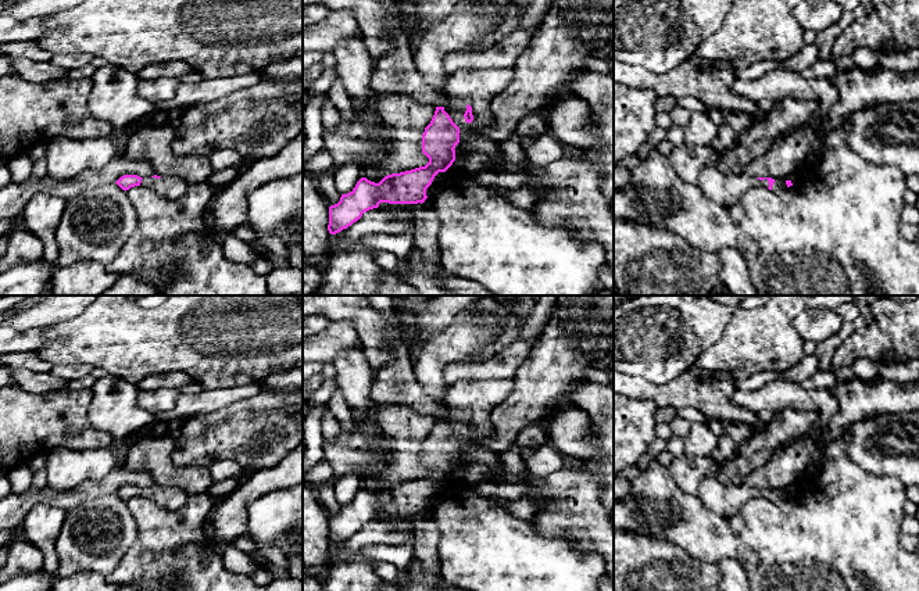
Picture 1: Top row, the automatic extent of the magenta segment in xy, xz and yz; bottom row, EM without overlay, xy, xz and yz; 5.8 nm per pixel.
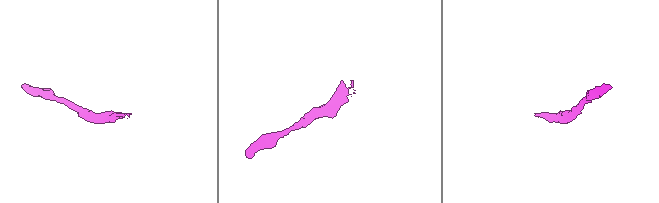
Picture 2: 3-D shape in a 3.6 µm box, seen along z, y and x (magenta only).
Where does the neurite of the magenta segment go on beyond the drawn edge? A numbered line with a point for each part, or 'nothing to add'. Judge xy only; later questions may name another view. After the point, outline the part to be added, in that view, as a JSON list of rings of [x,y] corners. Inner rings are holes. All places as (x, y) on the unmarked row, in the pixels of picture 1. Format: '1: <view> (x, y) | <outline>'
1: xy (170, 498) | [[[162,487],[157,488],[143,488],[140,497],[149,498],[160,505],[162,509],[175,512],[183,508],[190,497],[180,488],[176,487]]]

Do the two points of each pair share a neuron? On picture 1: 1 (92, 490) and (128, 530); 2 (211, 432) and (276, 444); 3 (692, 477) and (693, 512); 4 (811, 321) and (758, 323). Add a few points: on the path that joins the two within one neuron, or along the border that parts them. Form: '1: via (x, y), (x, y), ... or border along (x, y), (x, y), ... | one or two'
1: border along (104, 494), (90, 498) | two
2: via (228, 439), (243, 444), (260, 444) | one
3: border along (669, 469), (673, 480), (685, 491), (696, 495) | two
4: border along (803, 310), (794, 321), (794, 329), (804, 341) | two

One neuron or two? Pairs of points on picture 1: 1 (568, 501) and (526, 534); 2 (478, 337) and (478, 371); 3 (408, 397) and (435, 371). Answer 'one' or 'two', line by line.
1: two
2: two
3: two

